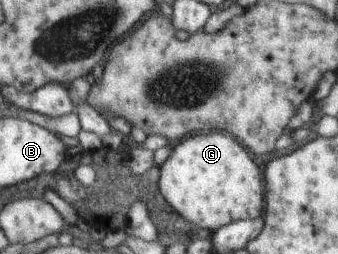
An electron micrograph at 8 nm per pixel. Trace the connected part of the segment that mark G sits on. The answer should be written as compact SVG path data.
M210 132L210 134L196 135L184 138L172 146L162 164L158 166L160 174L157 180L160 196L184 220L200 228L206 228L211 233L232 221L253 219L260 215L262 208L262 178L258 166L252 162L250 154L242 148L241 143L234 140L230 134L224 132Z

